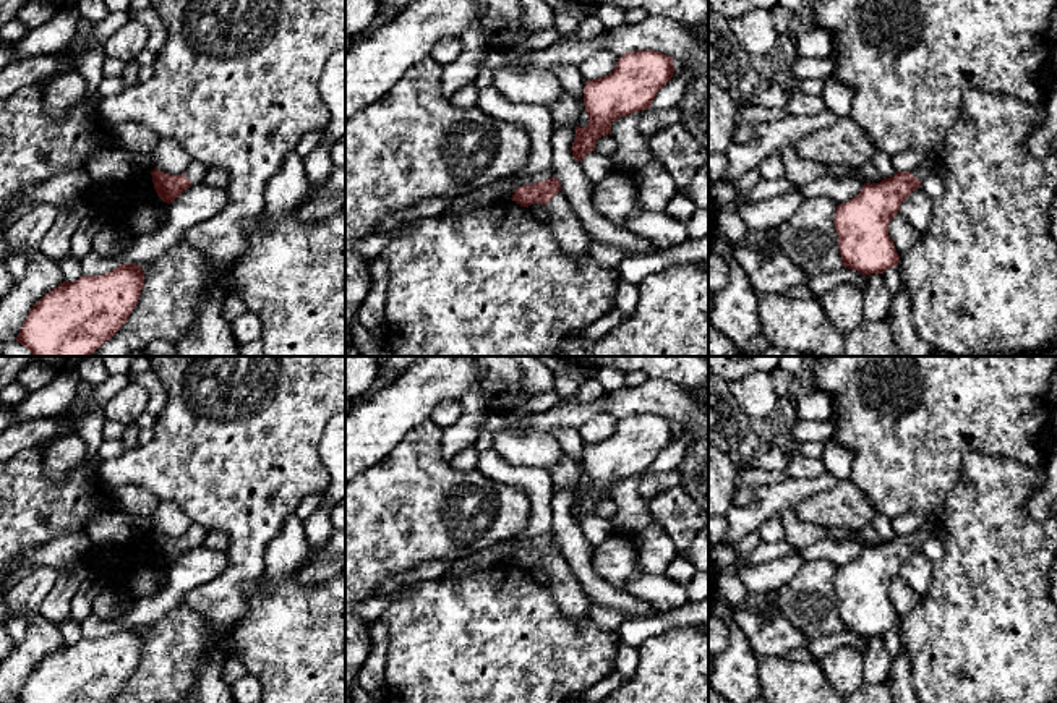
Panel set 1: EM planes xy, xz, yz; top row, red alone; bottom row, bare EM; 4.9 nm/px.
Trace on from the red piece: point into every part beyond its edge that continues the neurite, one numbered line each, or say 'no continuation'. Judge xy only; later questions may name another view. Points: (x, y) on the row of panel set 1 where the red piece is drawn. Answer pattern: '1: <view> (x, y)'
1: xy (196, 170)

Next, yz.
1: yz (937, 169)

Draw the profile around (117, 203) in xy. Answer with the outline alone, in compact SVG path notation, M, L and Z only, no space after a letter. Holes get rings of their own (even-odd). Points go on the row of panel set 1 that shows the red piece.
M151 173L135 175L120 186L104 185L99 198L86 206L105 215L112 228L128 232L130 215L141 204L152 206L157 217L167 220L169 204L157 196Z

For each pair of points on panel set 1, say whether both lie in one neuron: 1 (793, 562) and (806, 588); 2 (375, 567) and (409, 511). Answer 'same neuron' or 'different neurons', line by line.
1: different neurons
2: same neuron

